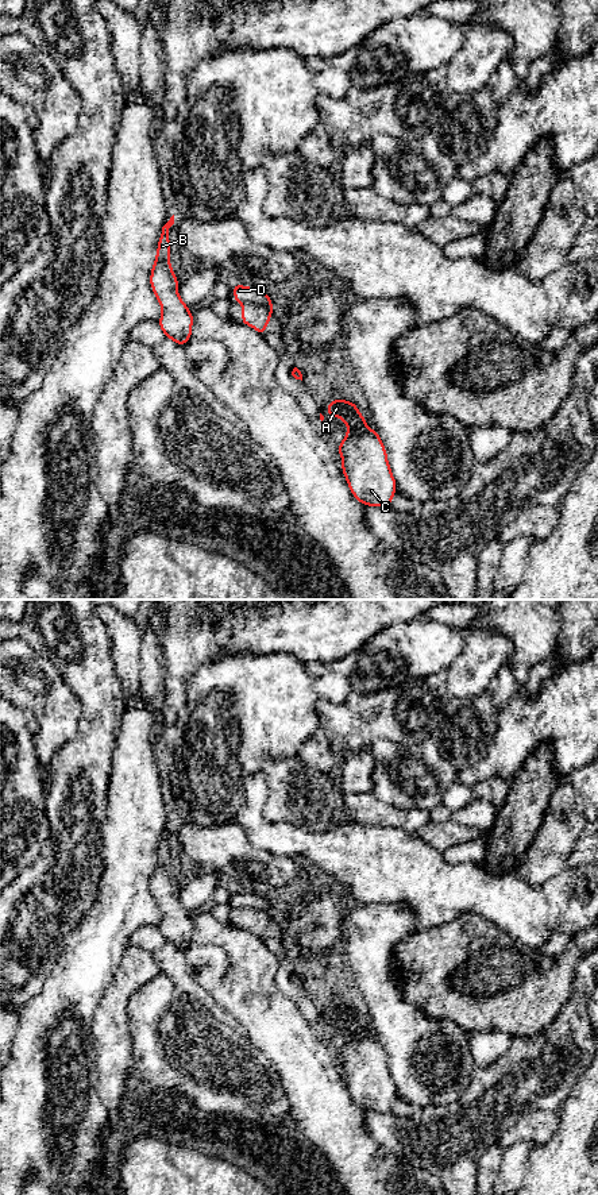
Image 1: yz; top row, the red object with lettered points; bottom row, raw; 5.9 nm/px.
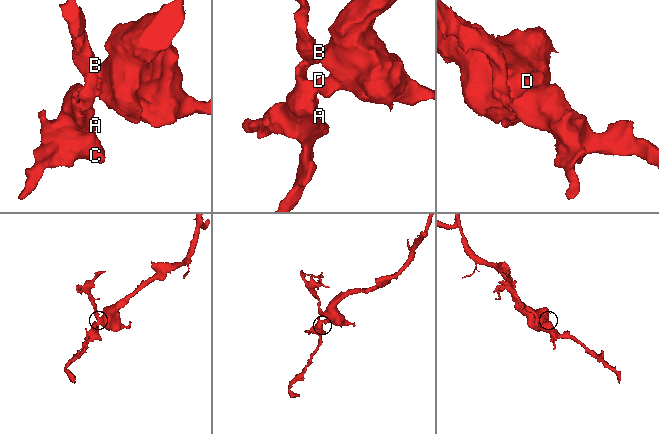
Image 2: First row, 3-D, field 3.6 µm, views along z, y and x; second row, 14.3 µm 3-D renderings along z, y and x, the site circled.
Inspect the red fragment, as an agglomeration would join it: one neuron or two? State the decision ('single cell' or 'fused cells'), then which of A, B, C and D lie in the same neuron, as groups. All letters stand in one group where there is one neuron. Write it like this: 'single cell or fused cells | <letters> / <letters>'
fused cells | A B C / D

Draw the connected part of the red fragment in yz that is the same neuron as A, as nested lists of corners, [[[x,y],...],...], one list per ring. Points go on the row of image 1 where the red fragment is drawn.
[[[336,397],[325,406],[325,412],[343,420],[348,428],[336,448],[351,494],[364,506],[390,506],[397,493],[397,482],[378,432],[369,428],[355,401]]]

